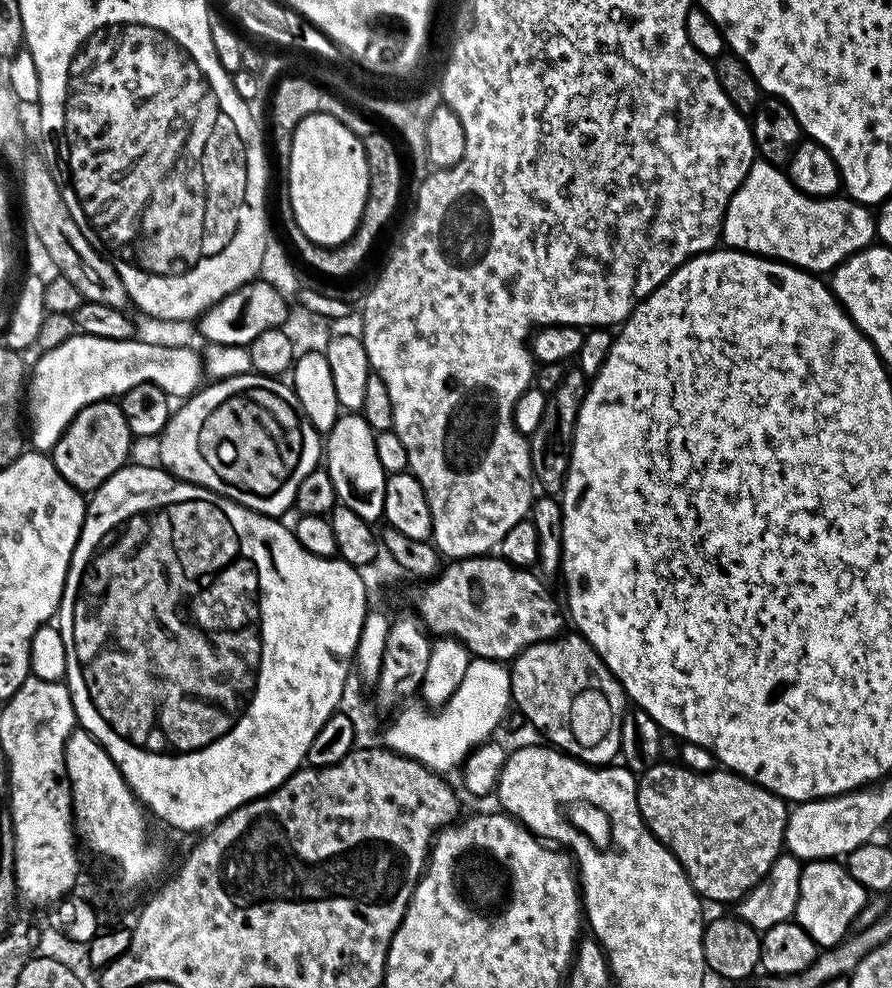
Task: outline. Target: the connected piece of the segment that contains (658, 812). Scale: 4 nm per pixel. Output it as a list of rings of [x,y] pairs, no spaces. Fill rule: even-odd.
[[[658,762],[638,776],[636,801],[646,826],[676,855],[694,890],[705,901],[740,901],[785,851],[784,835],[789,805],[781,796],[775,796],[770,790],[734,772],[695,772],[692,768],[664,763]]]

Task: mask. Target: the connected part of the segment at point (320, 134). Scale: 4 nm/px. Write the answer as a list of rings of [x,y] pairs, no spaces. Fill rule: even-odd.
[[[322,111],[306,117],[294,130],[292,148],[286,154],[291,219],[302,230],[302,234],[306,234],[306,238],[325,250],[338,248],[352,239],[368,201],[368,159],[364,153],[364,141],[352,133],[339,116],[328,115],[327,111]]]

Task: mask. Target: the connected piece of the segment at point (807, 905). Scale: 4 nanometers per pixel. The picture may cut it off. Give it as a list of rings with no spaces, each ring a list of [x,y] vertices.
[[[835,859],[810,860],[800,869],[800,885],[798,886],[798,906],[795,923],[810,934],[810,938],[821,949],[830,949],[848,936],[856,915],[868,904],[870,893],[854,878],[850,878],[847,867]]]

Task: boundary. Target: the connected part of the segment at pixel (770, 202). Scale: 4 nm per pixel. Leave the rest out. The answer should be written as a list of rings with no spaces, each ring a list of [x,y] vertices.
[[[759,158],[752,161],[746,178],[733,193],[724,211],[722,240],[727,247],[782,260],[785,264],[805,268],[813,274],[825,274],[831,268],[838,267],[843,260],[851,261],[856,253],[869,247],[876,239],[876,218],[865,205],[857,204],[855,200],[840,194],[827,198],[808,196],[792,184],[787,171]]]

